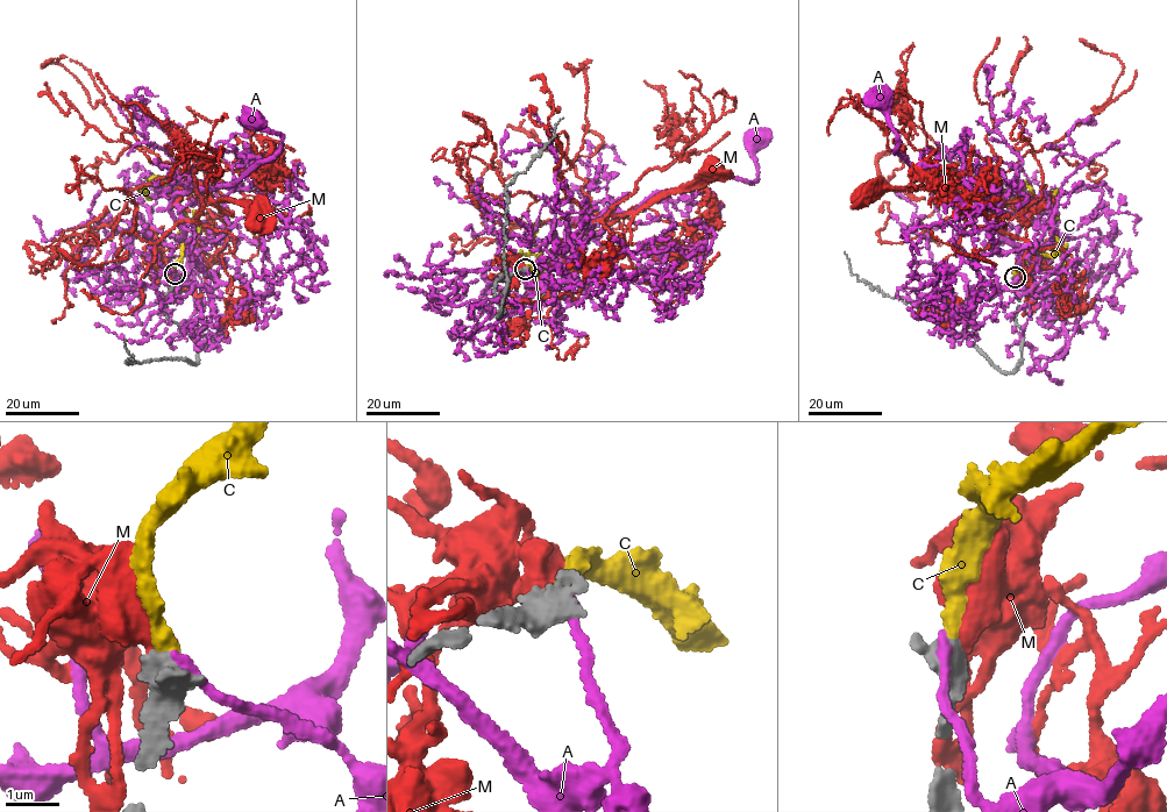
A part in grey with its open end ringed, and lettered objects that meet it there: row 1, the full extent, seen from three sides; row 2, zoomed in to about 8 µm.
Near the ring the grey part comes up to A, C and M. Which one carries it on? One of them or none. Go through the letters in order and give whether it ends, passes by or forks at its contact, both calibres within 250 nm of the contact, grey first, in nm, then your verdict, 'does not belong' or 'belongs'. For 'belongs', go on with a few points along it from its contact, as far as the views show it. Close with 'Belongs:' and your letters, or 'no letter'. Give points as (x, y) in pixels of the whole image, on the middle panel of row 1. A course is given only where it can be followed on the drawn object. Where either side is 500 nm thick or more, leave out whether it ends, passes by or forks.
A: 600 nm thick on the grey side, 200 nm on the other; does not belong
C: 550 nm thick on the grey side, 280 nm on the other; belongs; it runs (525, 269), (539, 276), (533, 292), (541, 279), (533, 236), (540, 222)
M: 600 nm thick on the grey side, 480 nm on the other; does not belong
Belongs: C

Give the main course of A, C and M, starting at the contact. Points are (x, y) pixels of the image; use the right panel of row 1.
A: (1013, 279), (1016, 289), (1033, 284), (1032, 253), (1002, 234), (994, 192), (912, 168), (895, 151), (874, 100)
C: (1015, 278), (1037, 250), (1052, 255), (1058, 241), (1050, 226), (1055, 214), (1036, 199), (1026, 184), (1023, 185)
M: (1015, 278), (1020, 264), (1037, 260), (1037, 269), (1027, 284), (1031, 246), (970, 225), (944, 196), (865, 193)

